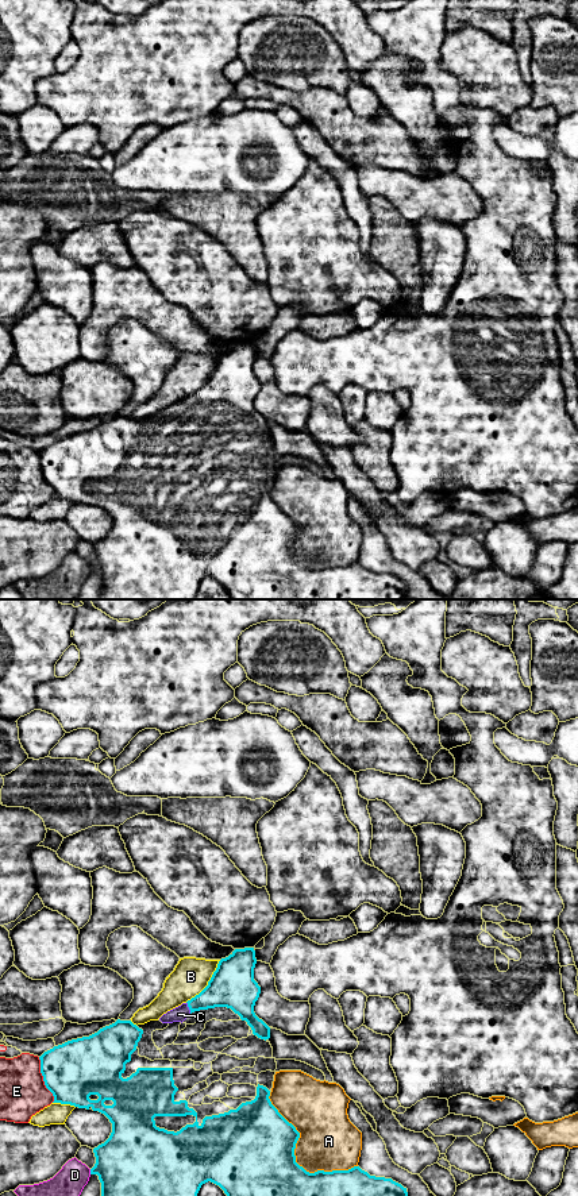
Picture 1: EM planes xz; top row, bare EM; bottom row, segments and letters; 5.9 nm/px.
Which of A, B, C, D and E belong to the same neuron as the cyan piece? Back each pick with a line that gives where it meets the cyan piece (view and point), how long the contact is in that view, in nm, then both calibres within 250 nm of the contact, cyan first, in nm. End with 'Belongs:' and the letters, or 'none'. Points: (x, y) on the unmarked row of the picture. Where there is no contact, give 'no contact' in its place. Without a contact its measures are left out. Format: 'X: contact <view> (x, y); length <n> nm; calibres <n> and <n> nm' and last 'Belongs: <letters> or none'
C: contact xz (188, 401); length 80 nm; calibres 220 and 90 nm
Belongs: C

